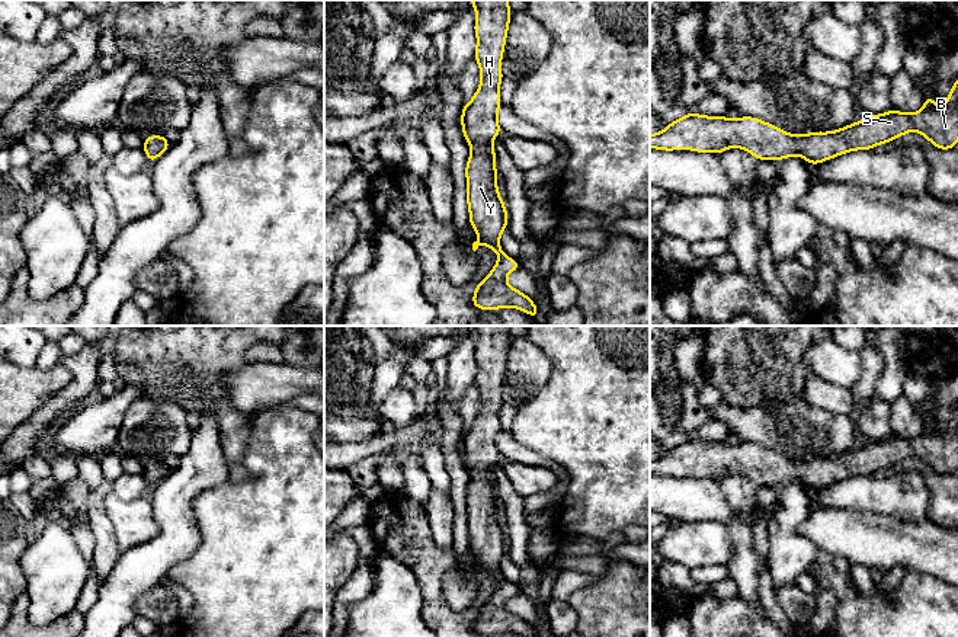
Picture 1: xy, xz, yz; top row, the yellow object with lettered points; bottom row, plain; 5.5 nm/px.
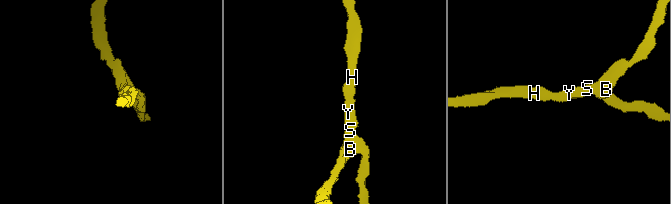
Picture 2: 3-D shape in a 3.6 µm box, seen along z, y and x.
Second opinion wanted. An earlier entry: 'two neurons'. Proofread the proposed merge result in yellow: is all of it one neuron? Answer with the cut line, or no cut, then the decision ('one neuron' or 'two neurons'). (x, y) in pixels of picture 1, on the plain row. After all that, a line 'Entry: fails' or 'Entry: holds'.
cut none; one neuron
Entry: fails

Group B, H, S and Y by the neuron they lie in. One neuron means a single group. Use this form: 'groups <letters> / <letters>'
groups B H S Y

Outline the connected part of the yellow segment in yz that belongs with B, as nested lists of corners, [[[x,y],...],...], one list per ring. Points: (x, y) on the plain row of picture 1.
[[[958,403],[943,432],[938,432],[933,423],[926,423],[919,438],[907,439],[890,435],[885,439],[868,441],[864,446],[853,448],[830,458],[811,458],[792,461],[784,455],[752,442],[728,445],[725,442],[707,442],[686,439],[669,449],[661,458],[650,460],[650,474],[657,476],[692,476],[699,478],[721,480],[727,474],[744,474],[757,486],[781,486],[800,481],[810,490],[818,490],[840,480],[855,476],[871,476],[878,470],[887,470],[907,458],[917,457],[933,473],[951,476],[958,468]]]

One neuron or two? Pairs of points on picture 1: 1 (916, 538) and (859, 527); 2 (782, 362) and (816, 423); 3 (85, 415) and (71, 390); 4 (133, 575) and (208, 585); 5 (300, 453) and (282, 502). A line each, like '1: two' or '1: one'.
1: one
2: two
3: two
4: two
5: one

